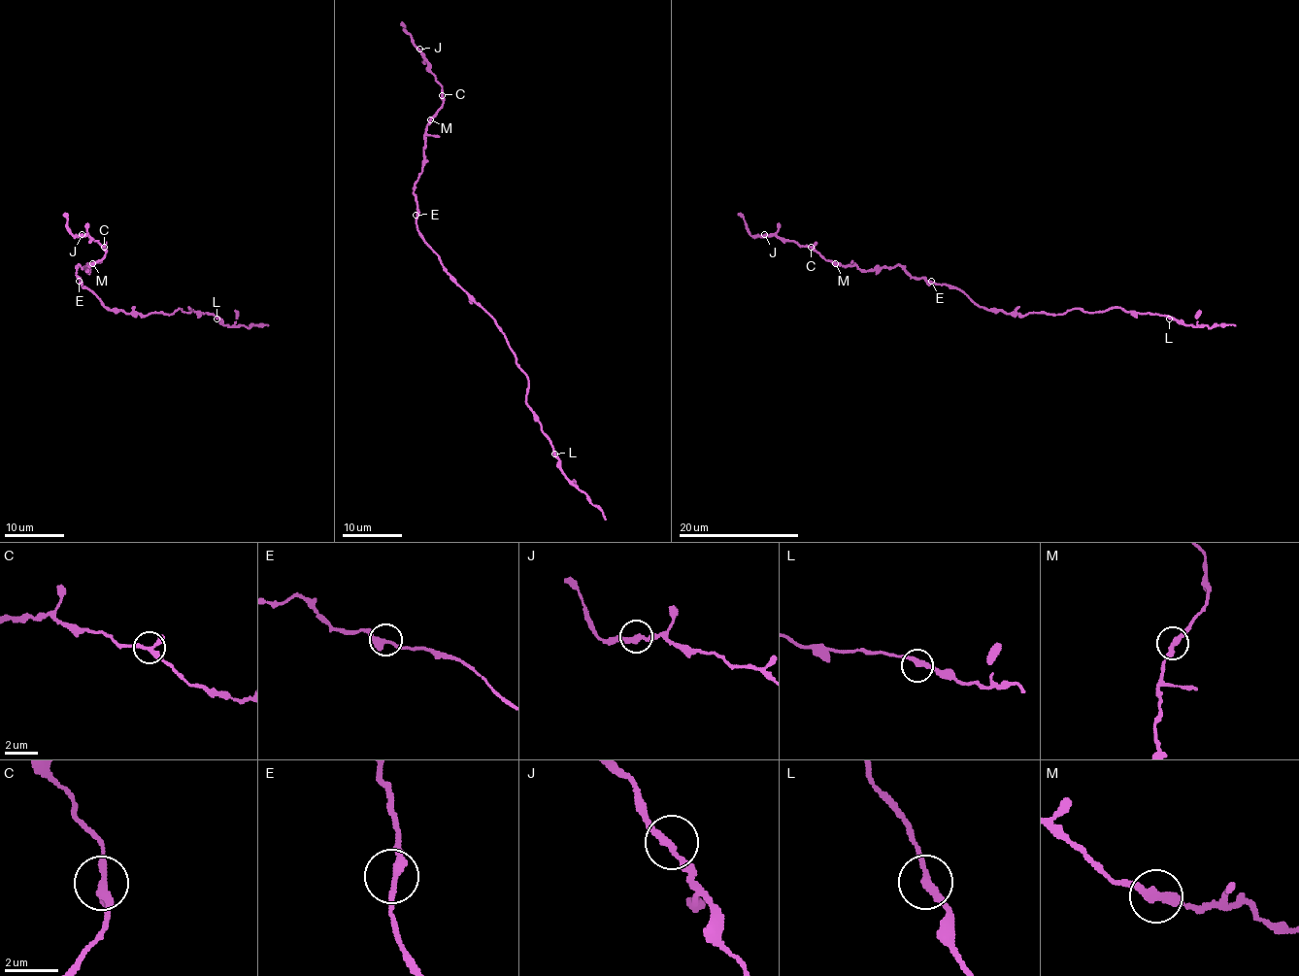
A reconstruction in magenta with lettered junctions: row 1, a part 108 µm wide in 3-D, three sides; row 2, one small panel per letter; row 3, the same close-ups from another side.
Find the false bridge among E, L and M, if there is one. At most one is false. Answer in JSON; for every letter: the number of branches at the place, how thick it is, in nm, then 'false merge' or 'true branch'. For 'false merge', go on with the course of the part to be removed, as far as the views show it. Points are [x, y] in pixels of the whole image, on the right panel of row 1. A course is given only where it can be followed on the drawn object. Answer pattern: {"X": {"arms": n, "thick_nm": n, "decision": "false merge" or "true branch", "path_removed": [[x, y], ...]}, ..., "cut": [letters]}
{"E": {"arms": 2, "thick_nm": 320, "decision": "true branch"}, "L": {"arms": 2, "thick_nm": 280, "decision": "true branch"}, "M": {"arms": 2, "thick_nm": 320, "decision": "true branch"}, "cut": []}

